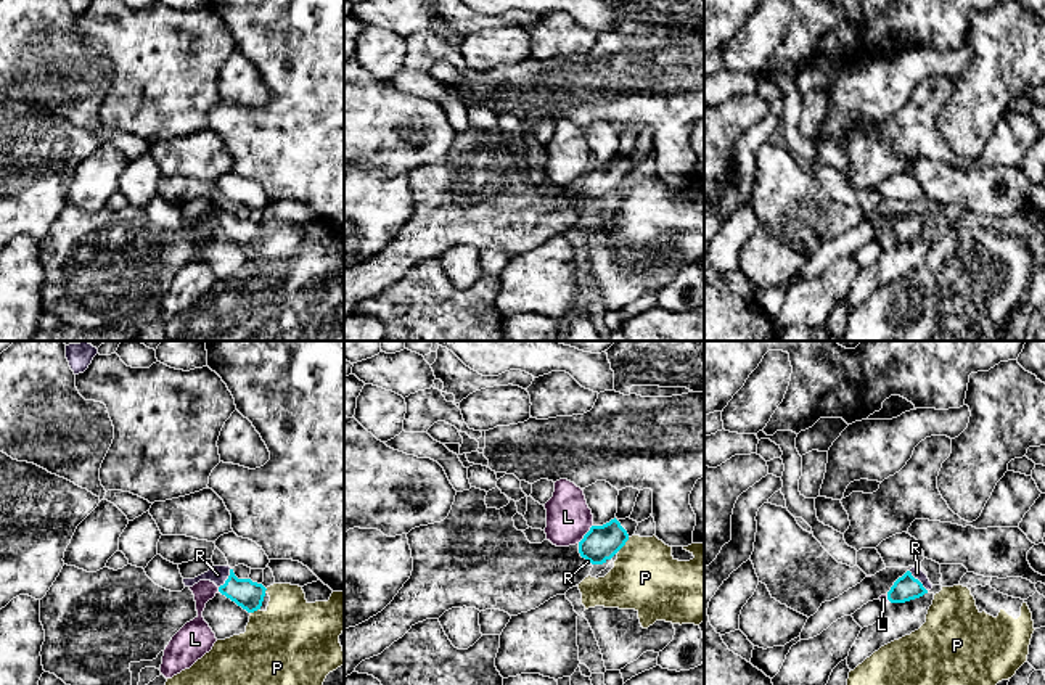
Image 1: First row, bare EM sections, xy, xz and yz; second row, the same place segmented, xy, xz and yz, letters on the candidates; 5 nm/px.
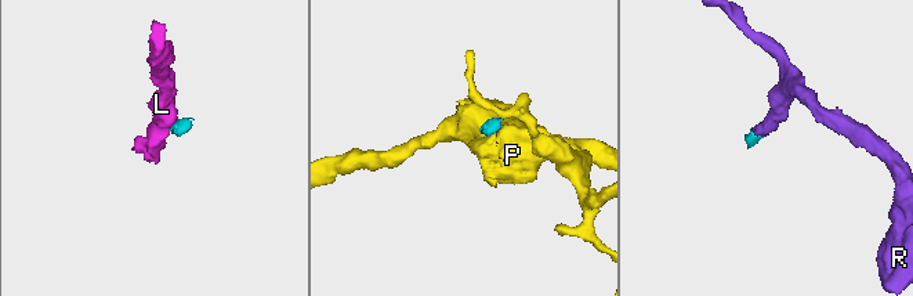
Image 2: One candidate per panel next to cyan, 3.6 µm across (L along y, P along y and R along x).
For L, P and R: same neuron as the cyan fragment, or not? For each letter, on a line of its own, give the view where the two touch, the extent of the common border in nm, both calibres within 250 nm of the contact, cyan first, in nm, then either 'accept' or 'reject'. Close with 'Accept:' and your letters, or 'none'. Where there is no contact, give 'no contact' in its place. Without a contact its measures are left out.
L: meets cyan in xz; contact 120 nm long; 180 nm thick on the cyan side, 220 nm on the other; reject
P: meets cyan in xz; contact 90 nm long; 180 nm thick on the cyan side, 340 nm on the other; reject
R: meets cyan in yz; contact 140 nm long; 120 nm thick on the cyan side, 60 nm on the other; accept
Accept: R

